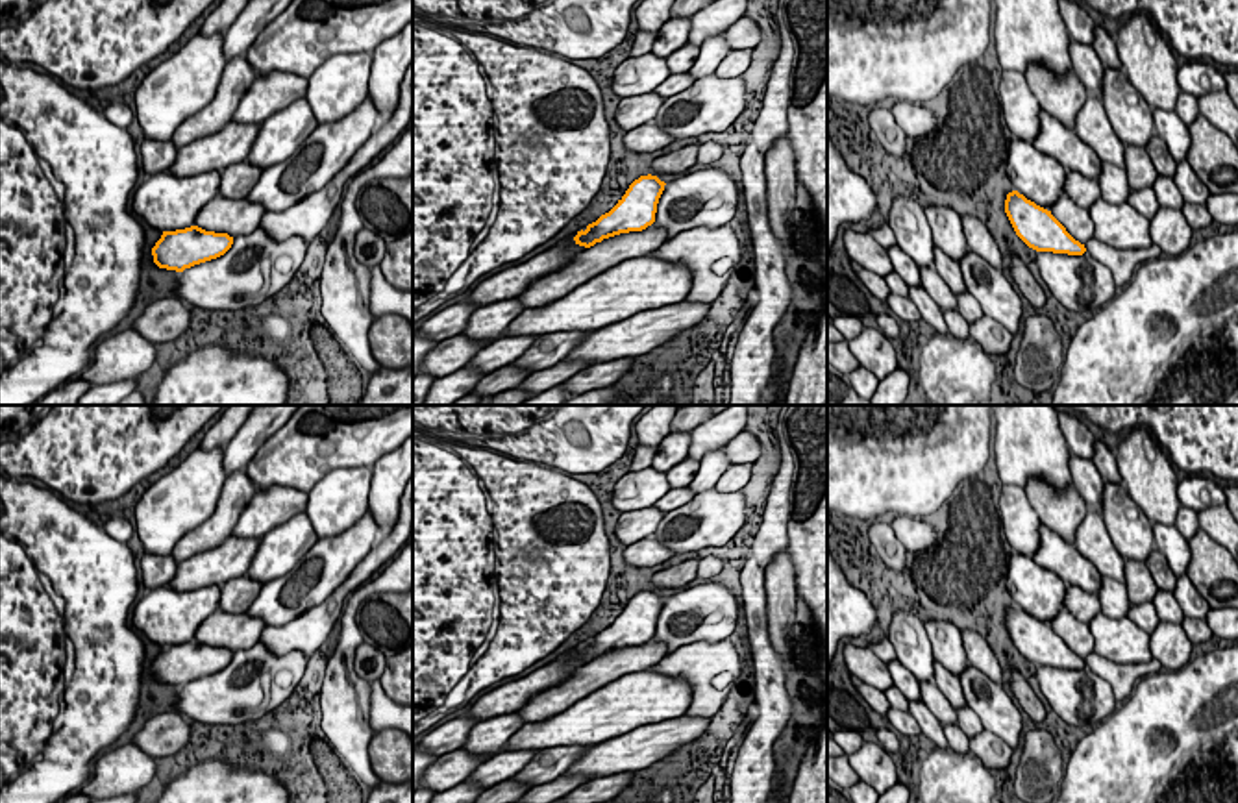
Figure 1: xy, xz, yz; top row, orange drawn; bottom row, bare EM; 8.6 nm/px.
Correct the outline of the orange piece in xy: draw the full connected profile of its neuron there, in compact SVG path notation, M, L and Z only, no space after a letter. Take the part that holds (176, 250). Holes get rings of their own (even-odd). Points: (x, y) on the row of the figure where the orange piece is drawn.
M191 226L176 231L163 231L152 248L154 263L159 268L183 272L194 265L224 255L233 244L228 233L205 231Z

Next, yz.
M1018 191L1007 194L1005 213L1016 235L1036 252L1083 255L1084 244L1075 241L1051 211L1027 200Z

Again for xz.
M640 176L609 213L588 224L585 231L577 231L576 244L590 248L603 239L646 229L655 222L664 185L657 176Z

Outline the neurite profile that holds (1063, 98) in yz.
M1029 63L1025 80L1040 107L1075 131L1075 118L1086 102L1086 87L1075 72L1058 78L1042 63Z

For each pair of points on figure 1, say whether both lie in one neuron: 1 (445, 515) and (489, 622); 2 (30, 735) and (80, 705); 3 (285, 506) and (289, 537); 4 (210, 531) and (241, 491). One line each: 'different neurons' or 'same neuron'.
1: same neuron
2: same neuron
3: different neurons
4: same neuron

